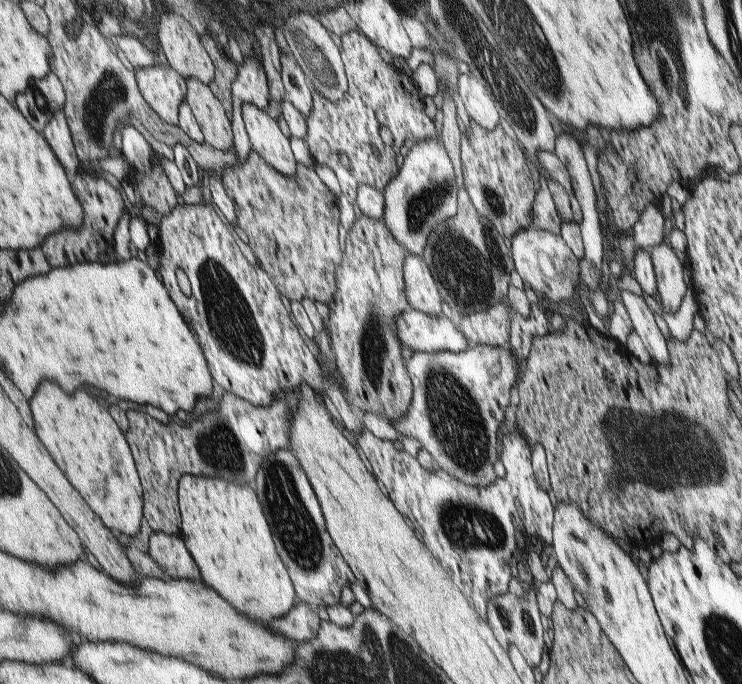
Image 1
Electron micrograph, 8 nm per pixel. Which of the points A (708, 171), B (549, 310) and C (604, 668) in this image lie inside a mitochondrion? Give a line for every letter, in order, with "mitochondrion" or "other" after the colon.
A: other
B: other
C: other

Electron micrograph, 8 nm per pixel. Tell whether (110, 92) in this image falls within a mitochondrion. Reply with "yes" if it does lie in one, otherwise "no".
yes

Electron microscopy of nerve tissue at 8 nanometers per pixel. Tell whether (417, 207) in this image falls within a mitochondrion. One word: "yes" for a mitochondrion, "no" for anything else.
yes

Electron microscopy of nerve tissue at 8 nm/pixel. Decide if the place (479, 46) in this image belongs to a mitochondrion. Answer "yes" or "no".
yes

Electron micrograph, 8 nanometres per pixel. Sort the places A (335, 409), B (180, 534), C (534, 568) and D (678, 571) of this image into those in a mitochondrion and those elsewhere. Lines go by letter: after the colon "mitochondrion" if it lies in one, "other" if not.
A: other
B: other
C: other
D: other

